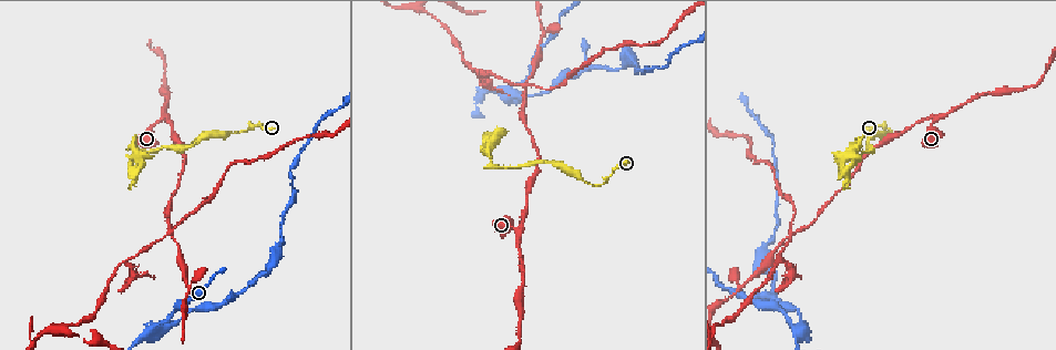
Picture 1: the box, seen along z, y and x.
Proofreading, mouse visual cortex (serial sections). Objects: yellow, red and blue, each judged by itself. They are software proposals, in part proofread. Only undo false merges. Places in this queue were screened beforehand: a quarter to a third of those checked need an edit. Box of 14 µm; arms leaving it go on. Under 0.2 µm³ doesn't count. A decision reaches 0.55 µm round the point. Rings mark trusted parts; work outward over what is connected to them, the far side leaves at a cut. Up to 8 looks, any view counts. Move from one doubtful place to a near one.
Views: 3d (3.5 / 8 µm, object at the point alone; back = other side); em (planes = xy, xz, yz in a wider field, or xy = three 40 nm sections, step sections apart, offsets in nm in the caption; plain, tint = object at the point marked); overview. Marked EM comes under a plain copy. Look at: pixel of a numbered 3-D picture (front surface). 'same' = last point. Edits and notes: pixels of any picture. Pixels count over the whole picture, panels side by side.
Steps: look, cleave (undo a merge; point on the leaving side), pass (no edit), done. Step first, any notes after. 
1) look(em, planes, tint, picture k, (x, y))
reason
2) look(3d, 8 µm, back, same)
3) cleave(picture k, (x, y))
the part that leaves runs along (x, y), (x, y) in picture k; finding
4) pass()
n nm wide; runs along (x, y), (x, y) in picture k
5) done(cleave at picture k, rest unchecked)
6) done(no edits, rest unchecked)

look(3d, 8 µm, picture 1, (796, 326))
two arms in line, one across

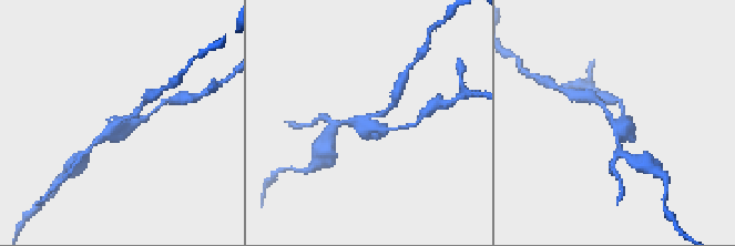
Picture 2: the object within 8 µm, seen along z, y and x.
look(3d, 3.5 µm, picture 2, (368, 121))

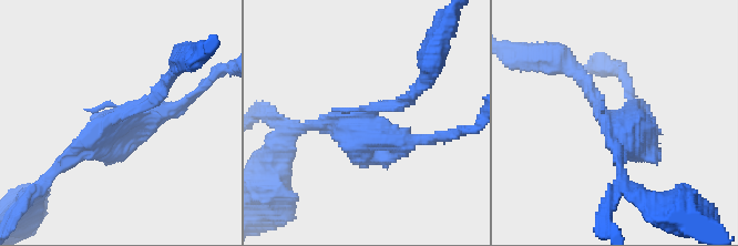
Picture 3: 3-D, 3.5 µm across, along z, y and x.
look(em, xy, step 3, tint, picture 3, (118, 119))
shape alone is not enough

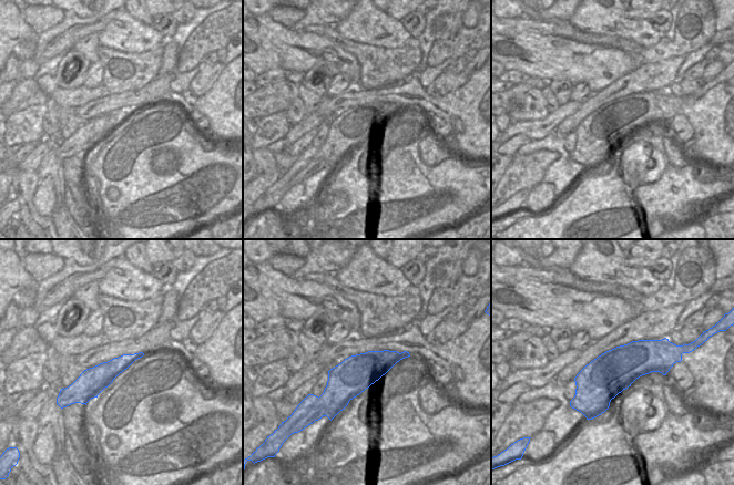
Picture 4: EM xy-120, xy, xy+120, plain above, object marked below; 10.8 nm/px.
cleave(picture 3, (651, 159))
the part that leaves runs along (614, 119), (636, 115), (628, 85) in picture 3; two cells meet here

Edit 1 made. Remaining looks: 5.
look(3d, 3.5 µm, picture 1, (515, 231))
arms part here

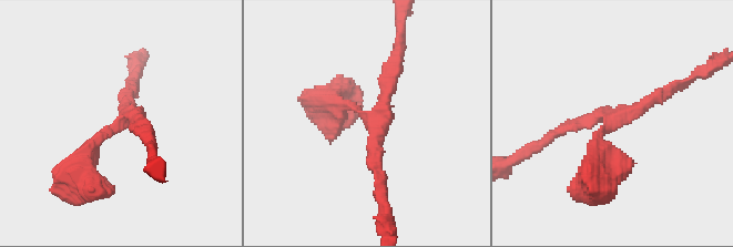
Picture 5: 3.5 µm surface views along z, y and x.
look(em, xy, step 5, tint, picture 5, (125, 117))

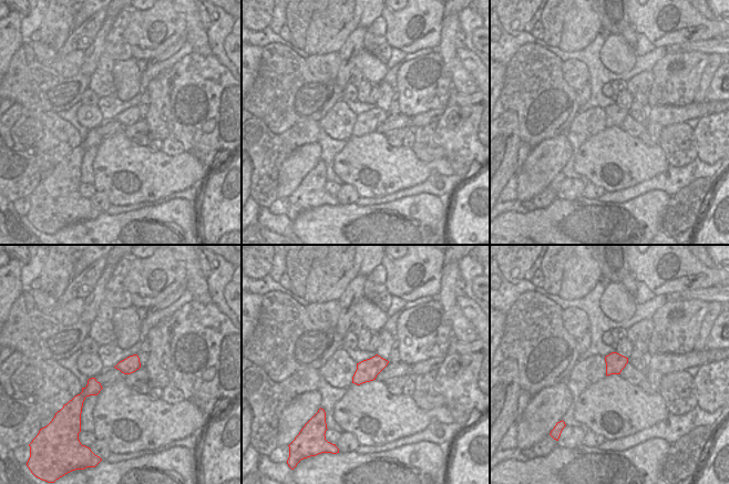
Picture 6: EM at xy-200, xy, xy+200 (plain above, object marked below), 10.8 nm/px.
look(em, planes, tint, same)

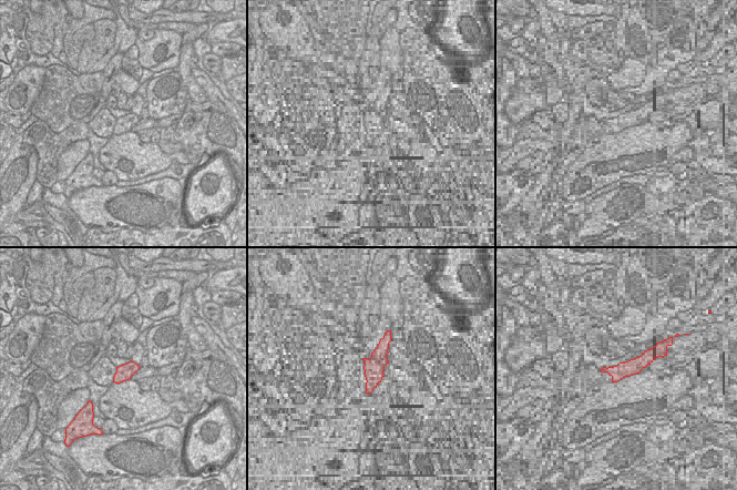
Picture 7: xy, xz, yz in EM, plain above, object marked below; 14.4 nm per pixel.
pass()
3 arms; runs along (326, 104), (374, 121), (398, 61) in picture 5; one cell here

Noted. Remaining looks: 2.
look(em, xy, step 2, tint, picture 1, (869, 151))
sharp bend

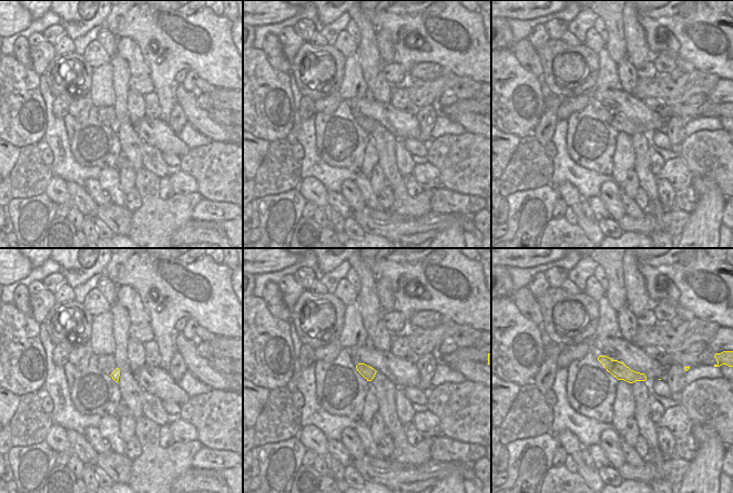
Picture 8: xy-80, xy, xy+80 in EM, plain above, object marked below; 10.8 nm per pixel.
look(3d, 3.5 µm, back, same)

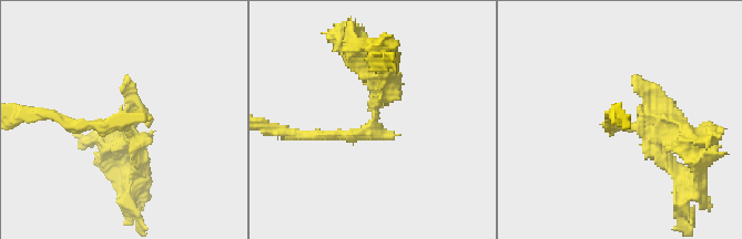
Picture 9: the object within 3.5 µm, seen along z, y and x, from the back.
cleave(picture 9, (386, 95))
the part that leaves runs along (374, 121), (388, 82), (354, 44) in picture 9; a second cell is stuck on

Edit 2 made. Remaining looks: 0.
done(cleave at picture 3, cleave at picture 9, rest unchecked)

